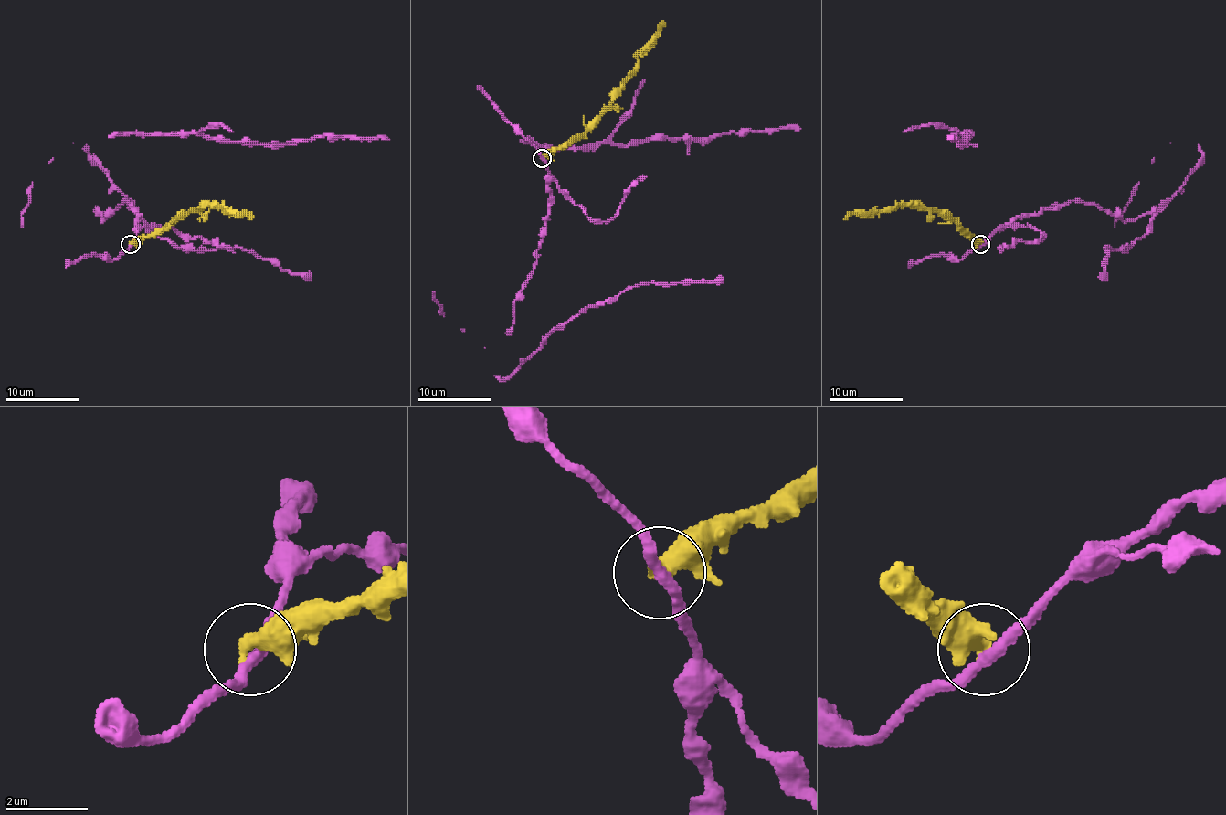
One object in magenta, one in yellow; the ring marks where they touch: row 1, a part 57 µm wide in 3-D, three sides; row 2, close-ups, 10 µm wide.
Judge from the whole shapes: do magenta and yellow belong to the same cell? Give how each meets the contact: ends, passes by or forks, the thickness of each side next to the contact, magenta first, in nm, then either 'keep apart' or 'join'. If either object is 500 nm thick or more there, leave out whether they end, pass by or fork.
280 nm thick on the magenta side, 500 nm on the other; keep apart

